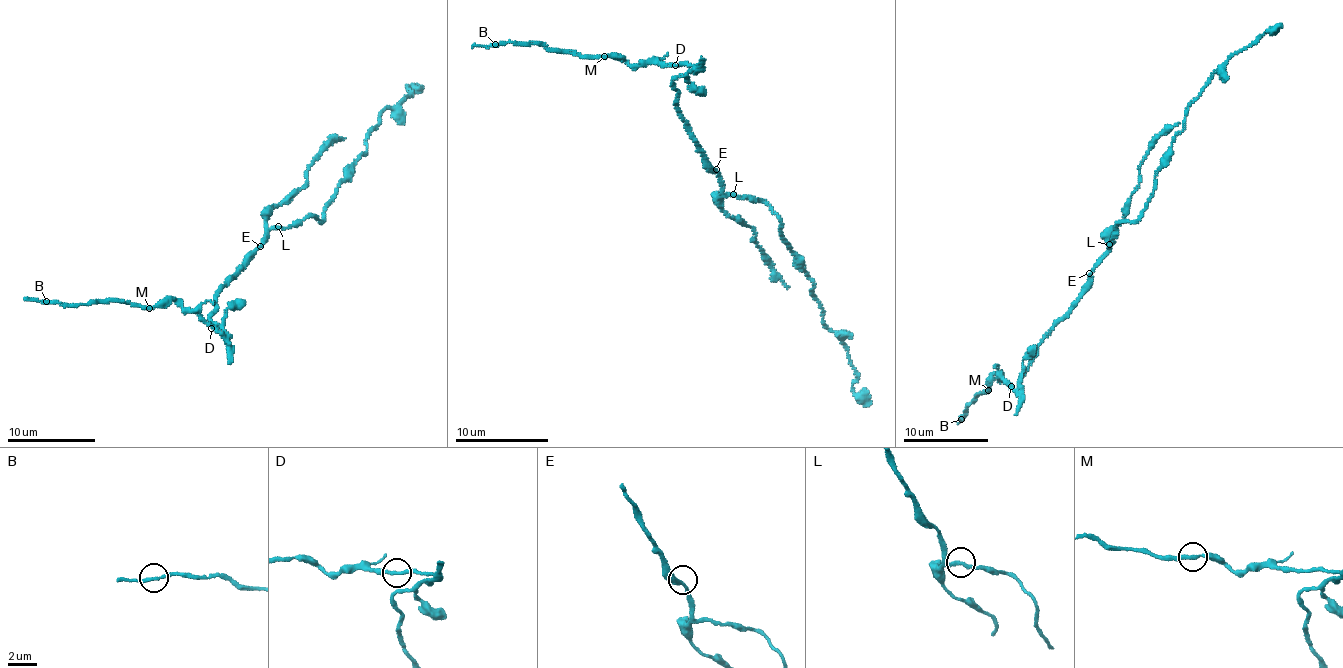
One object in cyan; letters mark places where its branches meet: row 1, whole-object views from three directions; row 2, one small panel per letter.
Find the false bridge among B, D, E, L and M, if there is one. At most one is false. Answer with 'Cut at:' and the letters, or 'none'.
Cut at: none

